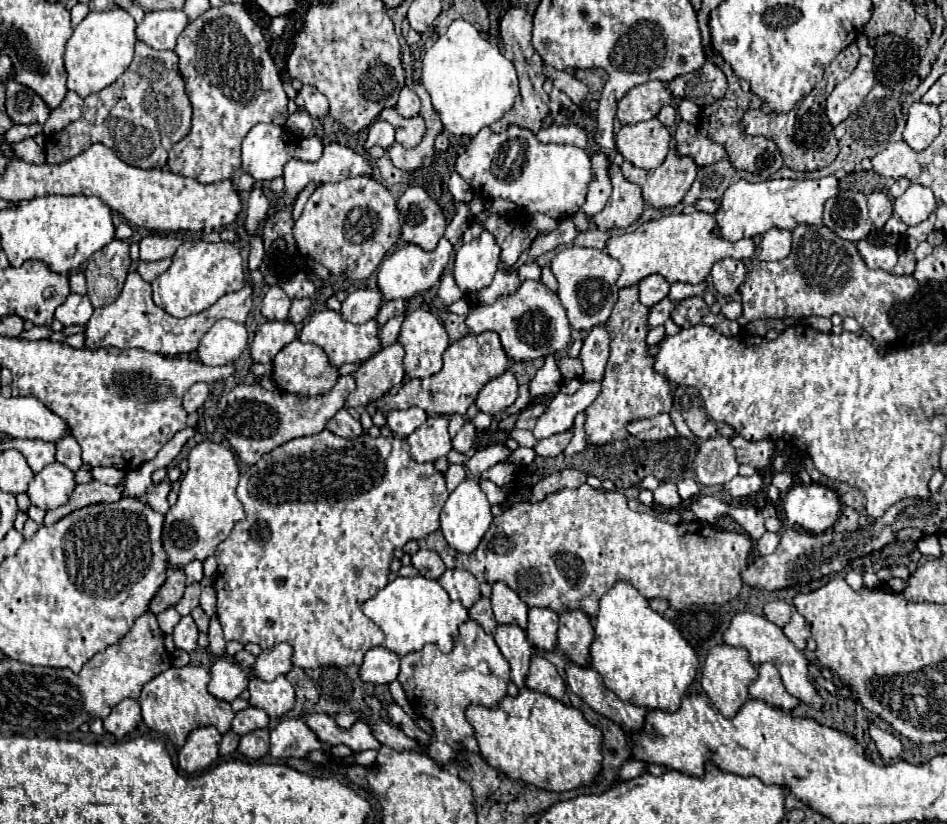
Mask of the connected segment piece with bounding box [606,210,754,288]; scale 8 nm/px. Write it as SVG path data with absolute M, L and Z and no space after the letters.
M694 210L692 214L670 214L656 220L650 220L636 228L634 232L612 236L606 242L606 254L616 258L622 264L622 274L618 278L618 288L628 288L638 284L650 274L664 276L672 282L690 282L700 284L710 274L714 262L722 258L744 260L754 254L752 240L726 242L716 236L716 220L712 214Z

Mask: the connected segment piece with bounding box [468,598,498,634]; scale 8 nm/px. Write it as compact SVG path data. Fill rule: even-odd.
M480 598L474 606L470 606L468 610L470 618L476 620L486 634L492 634L494 628L498 626L498 622L494 620L494 614L492 614L492 606L490 606L490 598Z

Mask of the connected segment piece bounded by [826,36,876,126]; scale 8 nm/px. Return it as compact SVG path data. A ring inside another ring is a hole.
M858 36L858 48L860 48L860 62L854 68L854 72L842 80L832 94L828 96L826 102L826 116L830 118L832 126L838 126L840 122L844 122L866 98L866 94L872 90L874 86L874 48L868 44L866 36Z

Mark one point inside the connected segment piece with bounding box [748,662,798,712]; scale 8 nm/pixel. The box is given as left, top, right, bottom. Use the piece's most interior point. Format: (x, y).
(768, 687)

